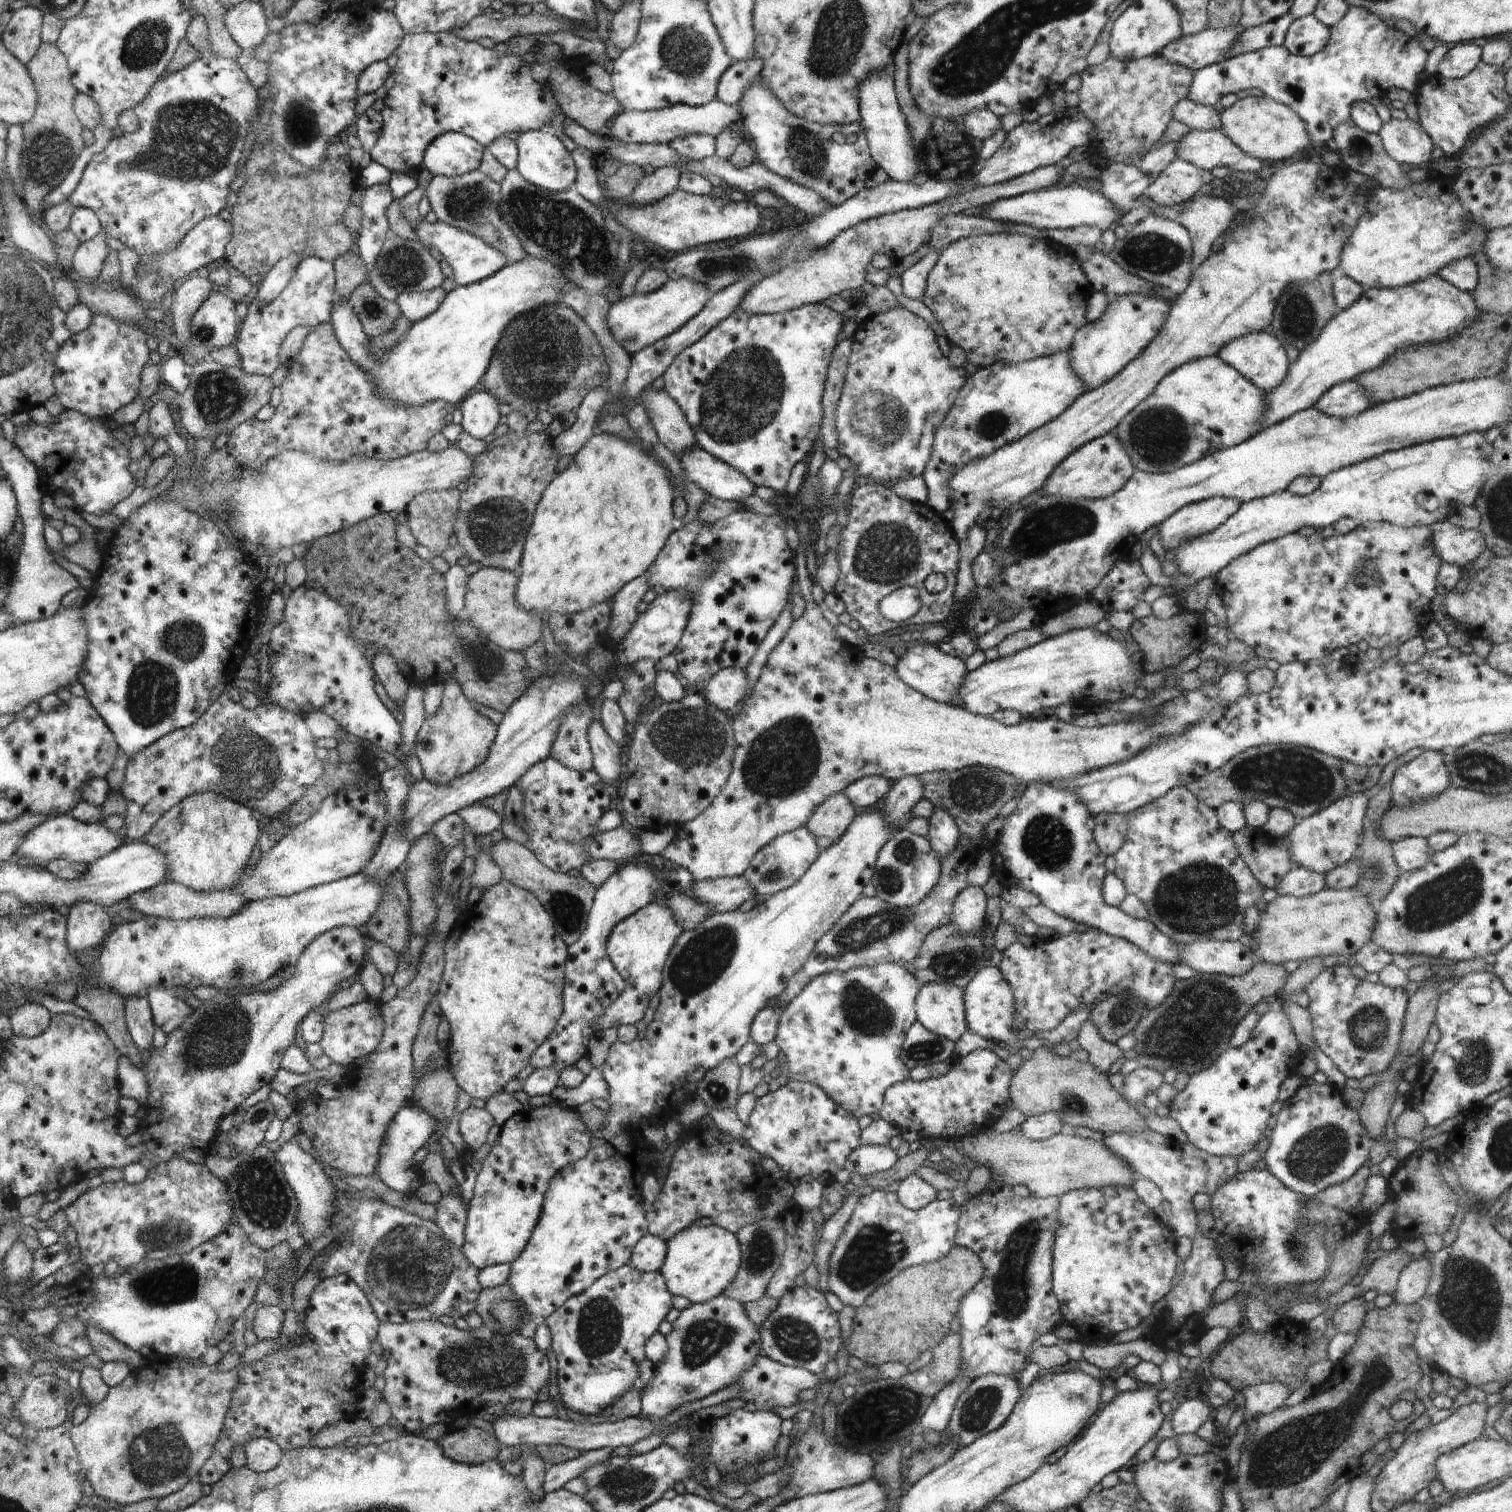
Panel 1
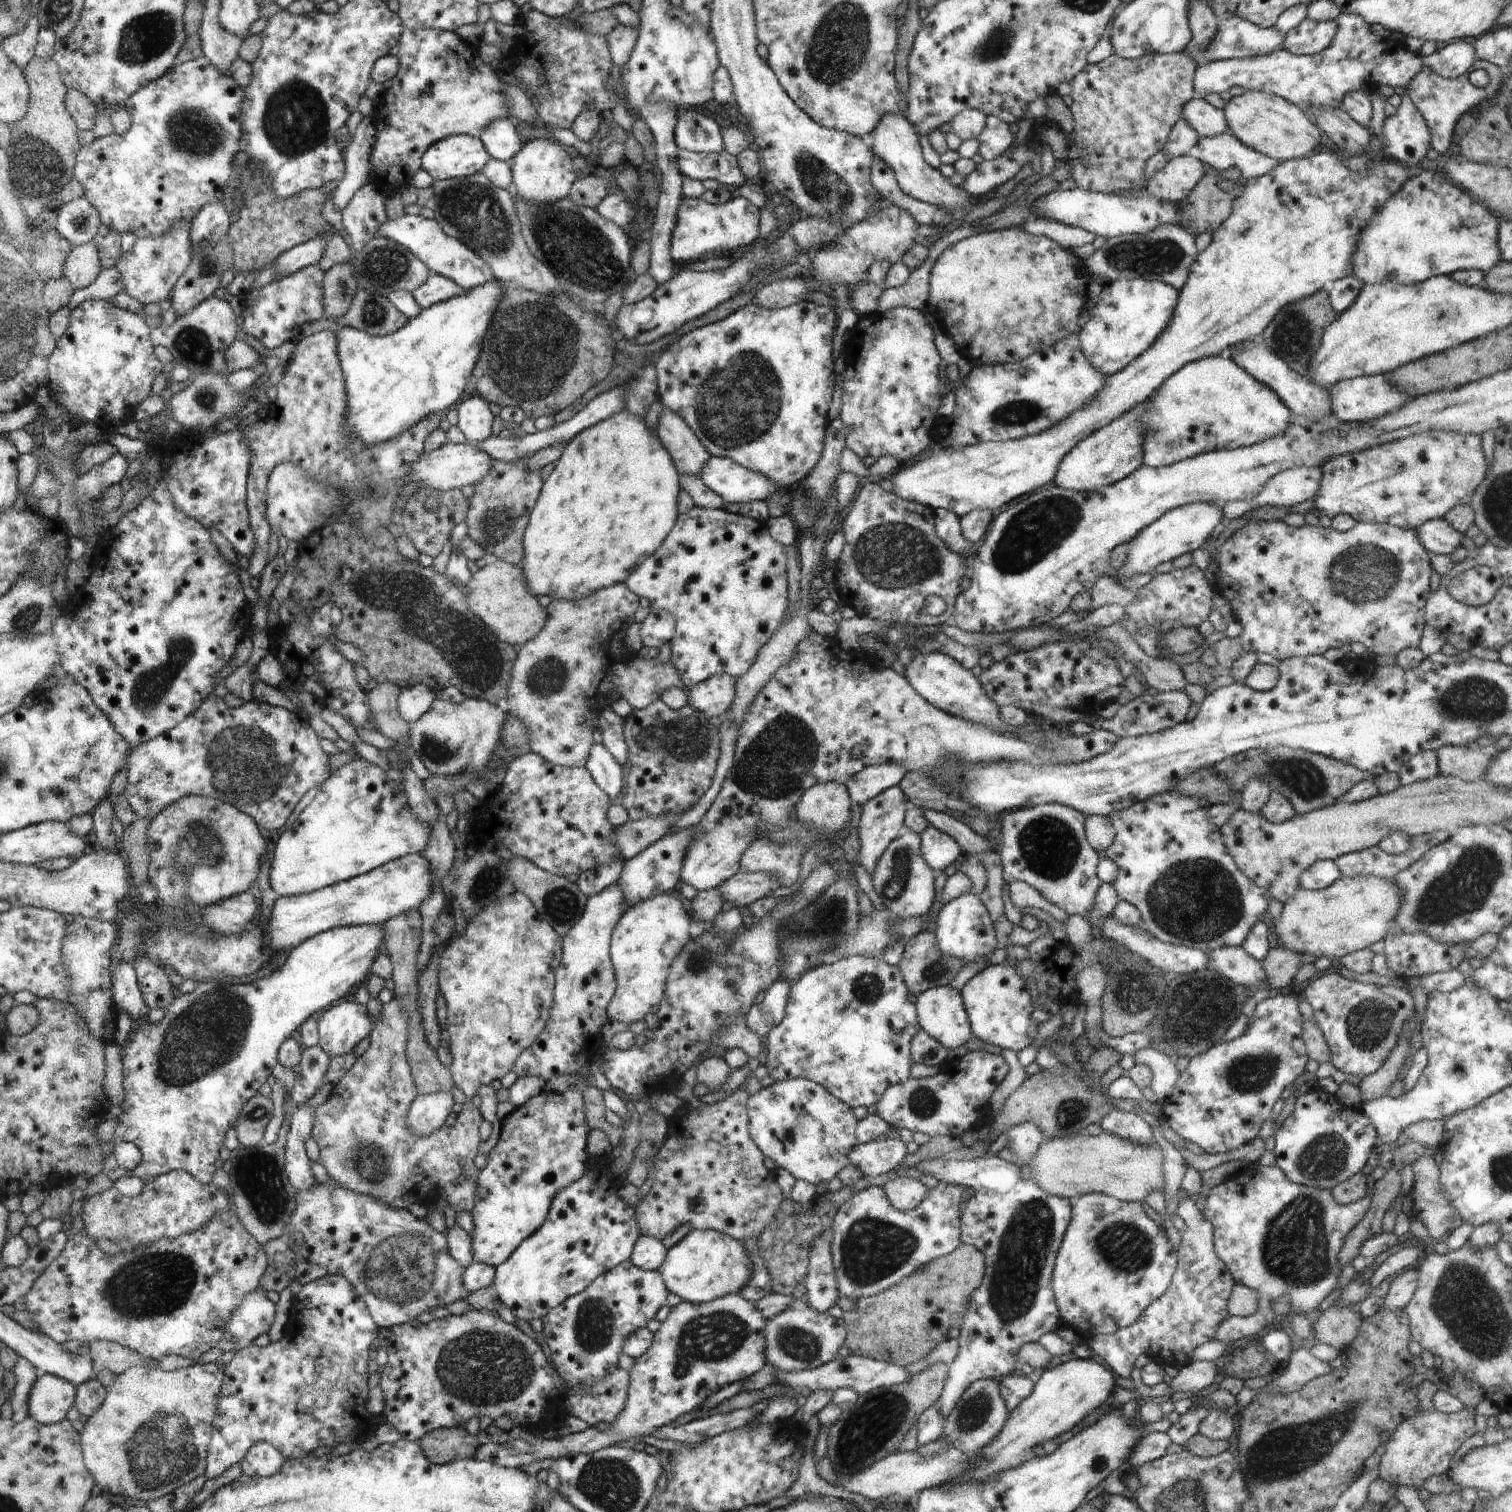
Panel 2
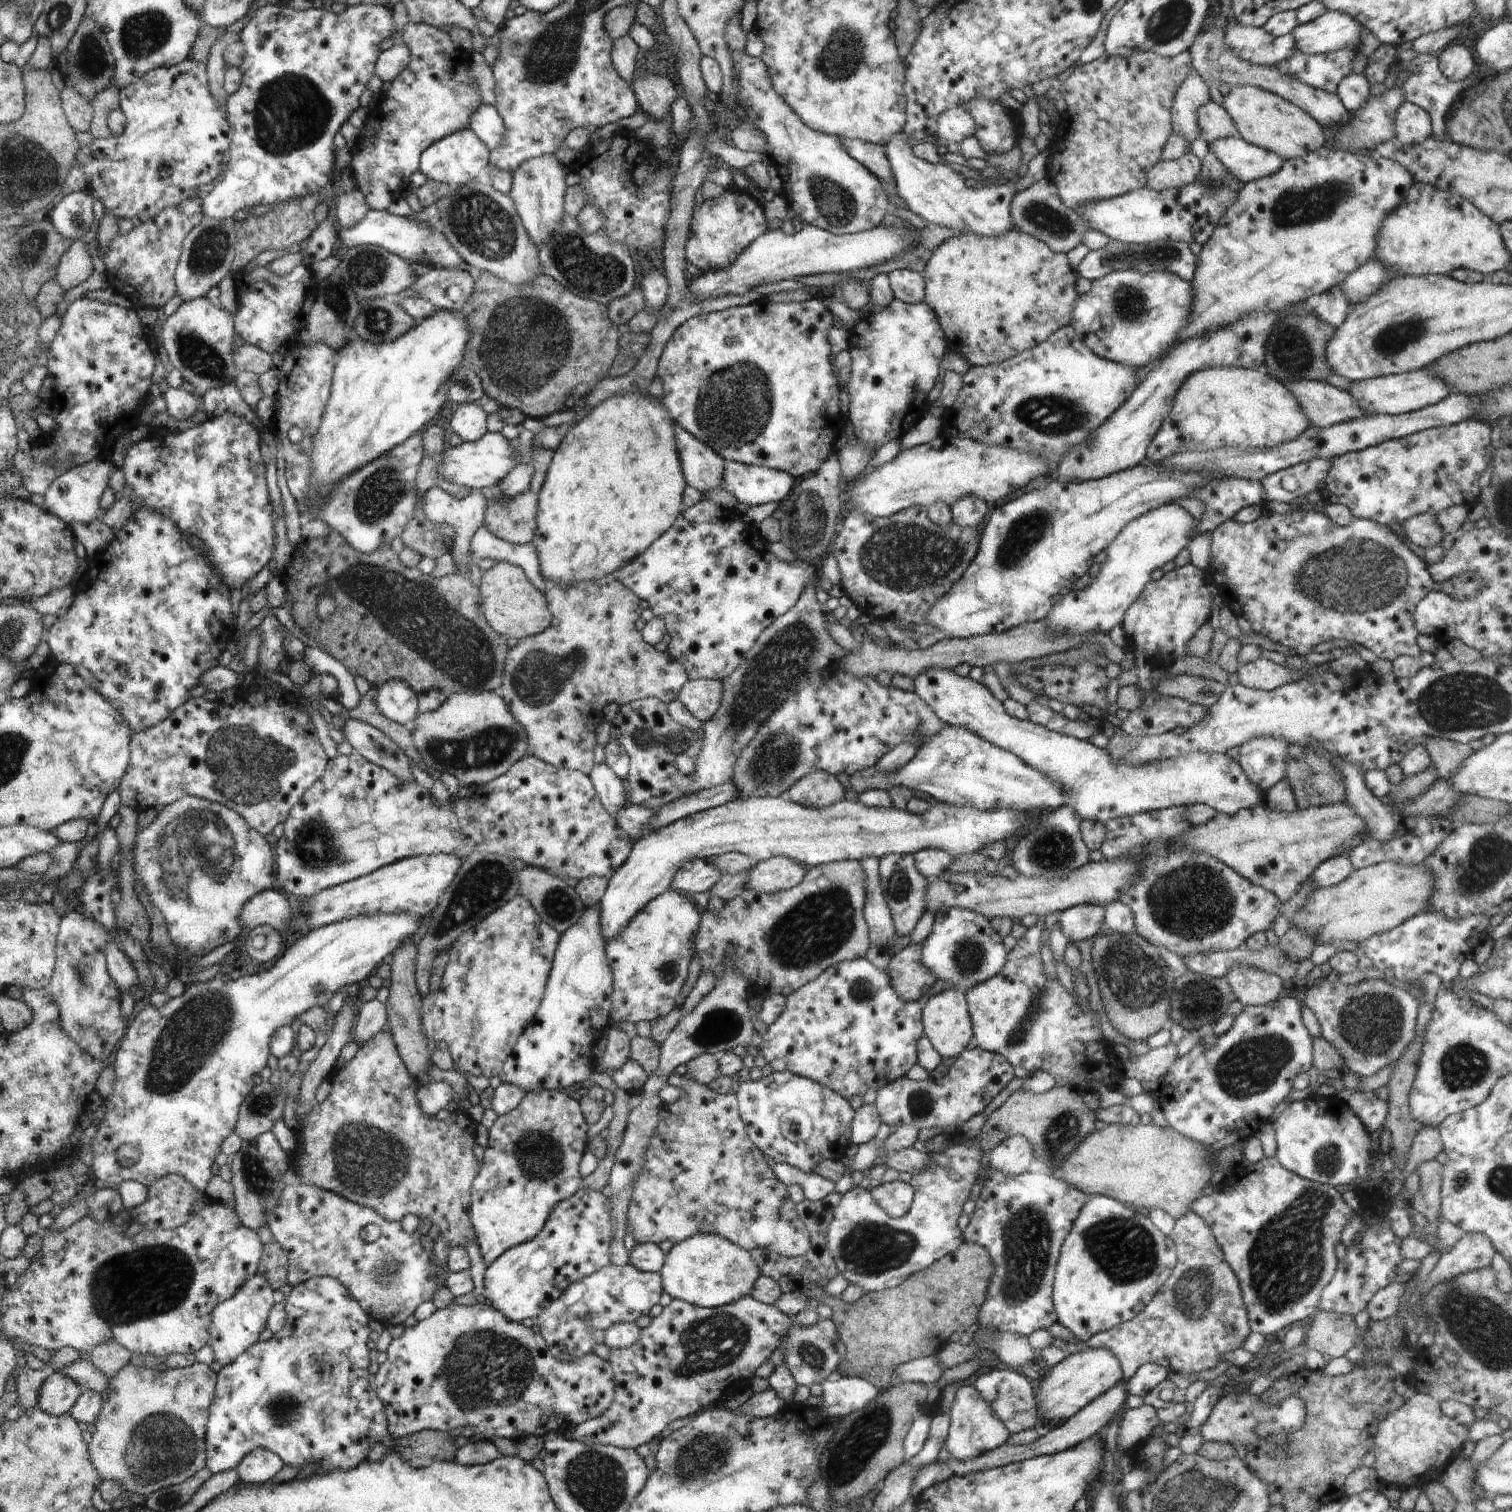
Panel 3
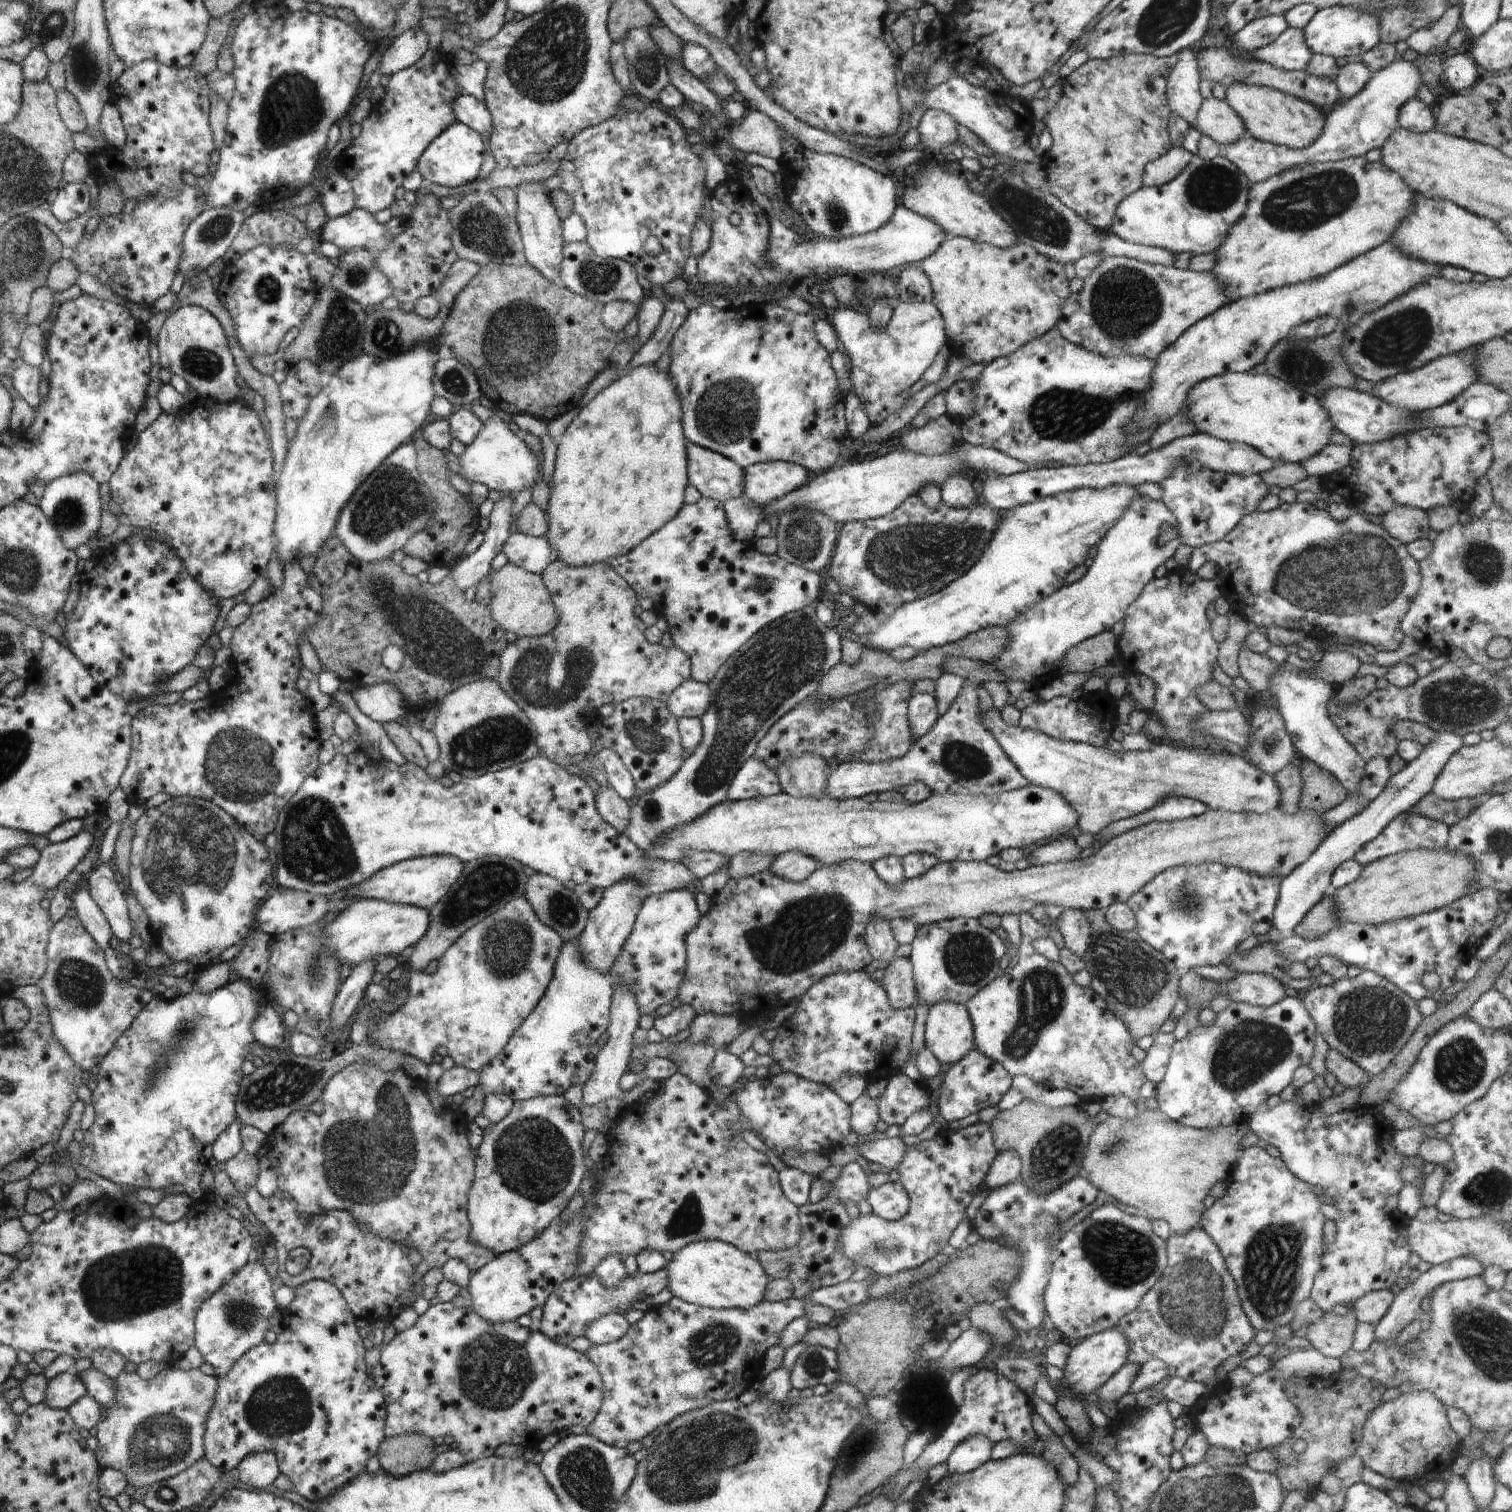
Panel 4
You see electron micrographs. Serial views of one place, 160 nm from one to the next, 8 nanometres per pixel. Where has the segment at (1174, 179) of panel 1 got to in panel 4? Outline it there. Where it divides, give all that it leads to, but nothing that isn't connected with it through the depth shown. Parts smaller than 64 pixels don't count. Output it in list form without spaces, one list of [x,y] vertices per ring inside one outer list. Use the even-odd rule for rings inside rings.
[[[1172,145],[1166,154],[1146,164],[1142,187],[1158,187],[1174,180],[1188,166],[1192,156],[1183,147]]]

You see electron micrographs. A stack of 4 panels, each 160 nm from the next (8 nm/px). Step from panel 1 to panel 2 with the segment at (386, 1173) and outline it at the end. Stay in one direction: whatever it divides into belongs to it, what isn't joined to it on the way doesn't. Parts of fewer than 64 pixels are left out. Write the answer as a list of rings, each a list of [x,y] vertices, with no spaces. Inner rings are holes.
[[[446,1090],[417,1094],[411,1111],[408,1112],[408,1128],[418,1136],[434,1134],[440,1126],[444,1126],[454,1104],[452,1094]]]

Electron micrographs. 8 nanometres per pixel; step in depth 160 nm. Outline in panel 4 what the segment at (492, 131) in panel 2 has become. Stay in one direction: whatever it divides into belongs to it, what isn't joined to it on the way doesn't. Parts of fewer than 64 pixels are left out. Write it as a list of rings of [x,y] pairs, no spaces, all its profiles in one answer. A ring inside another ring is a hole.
[[[461,93],[460,96],[456,96],[454,107],[457,121],[466,124],[481,136],[490,137],[494,126],[485,101]]]

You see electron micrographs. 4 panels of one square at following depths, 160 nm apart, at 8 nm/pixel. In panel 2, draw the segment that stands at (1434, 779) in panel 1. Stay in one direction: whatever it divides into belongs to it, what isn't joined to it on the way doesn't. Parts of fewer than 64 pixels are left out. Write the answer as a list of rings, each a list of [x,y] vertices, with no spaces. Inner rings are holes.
[[[1419,751],[1408,762],[1402,764],[1397,774],[1400,776],[1401,786],[1439,776],[1436,751]]]

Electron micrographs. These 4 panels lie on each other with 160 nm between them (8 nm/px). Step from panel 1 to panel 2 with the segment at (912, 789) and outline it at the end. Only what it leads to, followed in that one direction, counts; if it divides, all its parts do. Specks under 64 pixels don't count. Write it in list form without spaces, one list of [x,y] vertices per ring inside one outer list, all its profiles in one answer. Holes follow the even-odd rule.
[[[897,786],[884,790],[881,794],[870,798],[866,804],[860,806],[860,852],[858,854],[858,863],[872,876],[876,870],[876,864],[880,856],[884,855],[886,848],[892,840],[899,838],[903,831],[906,830],[904,824],[904,814],[907,808],[906,796]]]

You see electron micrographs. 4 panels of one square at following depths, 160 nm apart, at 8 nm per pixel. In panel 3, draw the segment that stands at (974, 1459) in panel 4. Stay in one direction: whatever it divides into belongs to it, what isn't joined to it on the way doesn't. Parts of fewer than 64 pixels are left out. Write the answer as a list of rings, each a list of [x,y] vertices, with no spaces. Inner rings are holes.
[[[970,1381],[962,1382],[956,1388],[956,1396],[954,1396],[954,1402],[948,1410],[948,1416],[950,1425],[945,1447],[952,1458],[956,1458],[960,1462],[972,1460],[972,1458],[976,1458],[984,1452],[990,1452],[994,1448],[1003,1446],[1008,1440],[1008,1436],[1010,1436],[1006,1426],[994,1416],[988,1402],[982,1400],[982,1396],[978,1394],[978,1390],[972,1386]]]

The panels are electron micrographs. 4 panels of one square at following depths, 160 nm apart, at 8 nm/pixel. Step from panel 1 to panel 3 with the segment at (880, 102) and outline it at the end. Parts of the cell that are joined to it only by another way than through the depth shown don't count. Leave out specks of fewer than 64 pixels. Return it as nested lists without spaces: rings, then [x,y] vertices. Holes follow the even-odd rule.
[[[904,133],[892,136],[885,150],[897,194],[906,209],[918,215],[918,218],[919,216],[924,218],[930,224],[952,228],[958,232],[958,235],[971,233],[986,238],[1002,236],[1013,227],[1009,212],[1012,196],[1047,177],[1048,164],[1050,164],[1050,154],[1046,149],[1037,156],[1026,158],[1023,173],[1017,181],[1009,181],[1000,186],[983,185],[974,189],[966,186],[963,176],[952,170],[947,163],[931,164],[916,158],[914,147]]]

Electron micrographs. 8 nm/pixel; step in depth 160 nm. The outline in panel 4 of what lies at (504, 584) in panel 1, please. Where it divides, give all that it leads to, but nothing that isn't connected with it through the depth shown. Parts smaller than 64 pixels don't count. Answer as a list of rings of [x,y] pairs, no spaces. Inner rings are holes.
[[[507,563],[501,570],[494,571],[488,578],[492,590],[490,612],[500,628],[514,632],[518,637],[540,637],[555,631],[559,624],[561,609],[556,600],[548,593],[543,578],[527,572],[518,565]]]

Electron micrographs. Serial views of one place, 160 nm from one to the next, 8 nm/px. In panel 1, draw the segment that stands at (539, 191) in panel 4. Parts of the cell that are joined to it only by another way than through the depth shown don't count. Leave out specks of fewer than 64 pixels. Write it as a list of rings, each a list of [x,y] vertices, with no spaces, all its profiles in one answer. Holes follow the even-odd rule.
[[[543,127],[539,130],[525,131],[520,133],[516,142],[519,148],[516,170],[528,184],[548,192],[562,192],[573,186],[577,178],[574,156],[568,152],[552,129]]]

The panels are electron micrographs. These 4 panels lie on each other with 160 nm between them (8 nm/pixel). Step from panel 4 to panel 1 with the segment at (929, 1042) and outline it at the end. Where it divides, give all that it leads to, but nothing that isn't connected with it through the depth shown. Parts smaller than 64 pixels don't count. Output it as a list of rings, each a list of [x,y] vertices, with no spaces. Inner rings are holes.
[[[925,984],[915,1000],[917,1021],[929,1032],[957,1042],[967,1030],[964,992],[952,984]]]

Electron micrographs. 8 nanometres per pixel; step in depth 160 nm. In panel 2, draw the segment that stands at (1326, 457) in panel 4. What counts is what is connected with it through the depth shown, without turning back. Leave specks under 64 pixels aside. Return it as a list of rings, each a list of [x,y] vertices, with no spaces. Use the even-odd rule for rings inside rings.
[[[1294,466],[1294,468],[1282,470],[1282,472],[1278,472],[1277,476],[1270,478],[1270,480],[1264,484],[1264,490],[1262,490],[1258,496],[1254,496],[1252,500],[1226,502],[1222,507],[1223,514],[1225,515],[1223,522],[1228,524],[1232,522],[1232,520],[1263,506],[1280,506],[1290,511],[1296,504],[1300,504],[1316,496],[1320,488],[1322,476],[1321,468],[1316,466]]]

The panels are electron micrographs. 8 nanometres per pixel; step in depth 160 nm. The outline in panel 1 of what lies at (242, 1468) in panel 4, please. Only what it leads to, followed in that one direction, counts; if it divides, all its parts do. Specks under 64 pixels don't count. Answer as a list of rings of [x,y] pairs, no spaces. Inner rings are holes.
[[[268,1438],[250,1440],[244,1452],[246,1466],[258,1474],[274,1470],[283,1460],[279,1445]]]

